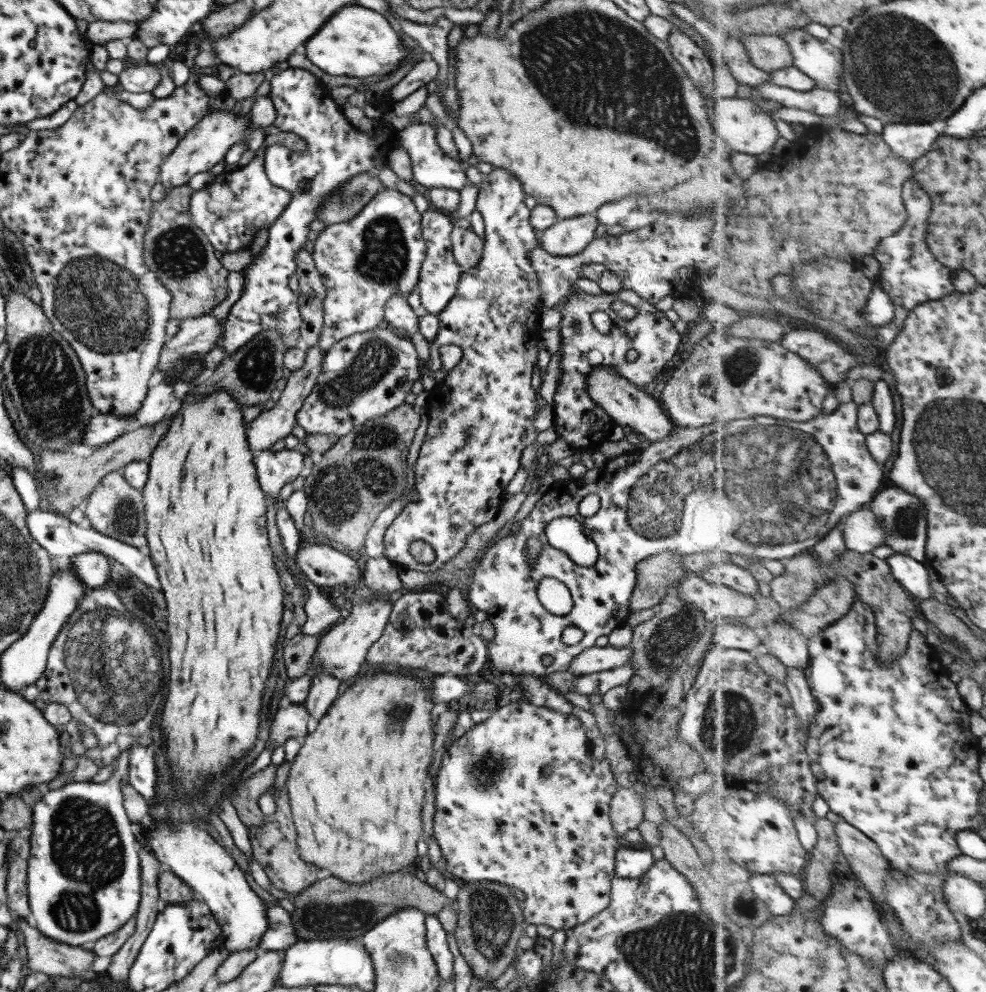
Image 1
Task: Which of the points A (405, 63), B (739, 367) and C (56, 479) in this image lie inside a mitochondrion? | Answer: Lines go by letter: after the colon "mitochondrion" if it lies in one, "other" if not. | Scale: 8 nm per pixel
A: other
B: mitochondrion
C: mitochondrion

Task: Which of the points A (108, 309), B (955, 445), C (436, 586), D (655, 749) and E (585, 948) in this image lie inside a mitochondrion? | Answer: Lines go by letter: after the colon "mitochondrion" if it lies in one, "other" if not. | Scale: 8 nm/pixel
A: mitochondrion
B: mitochondrion
C: other
D: other
E: other

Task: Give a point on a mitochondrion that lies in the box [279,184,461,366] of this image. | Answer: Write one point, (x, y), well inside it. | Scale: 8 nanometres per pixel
(384, 259)

